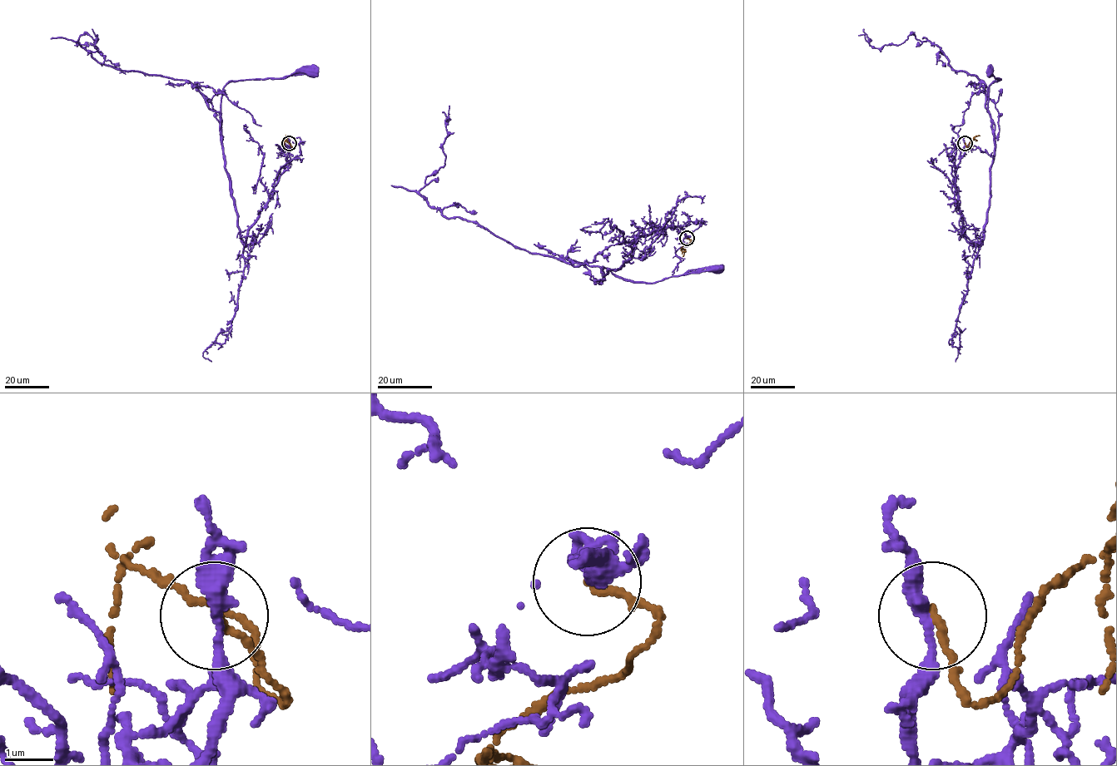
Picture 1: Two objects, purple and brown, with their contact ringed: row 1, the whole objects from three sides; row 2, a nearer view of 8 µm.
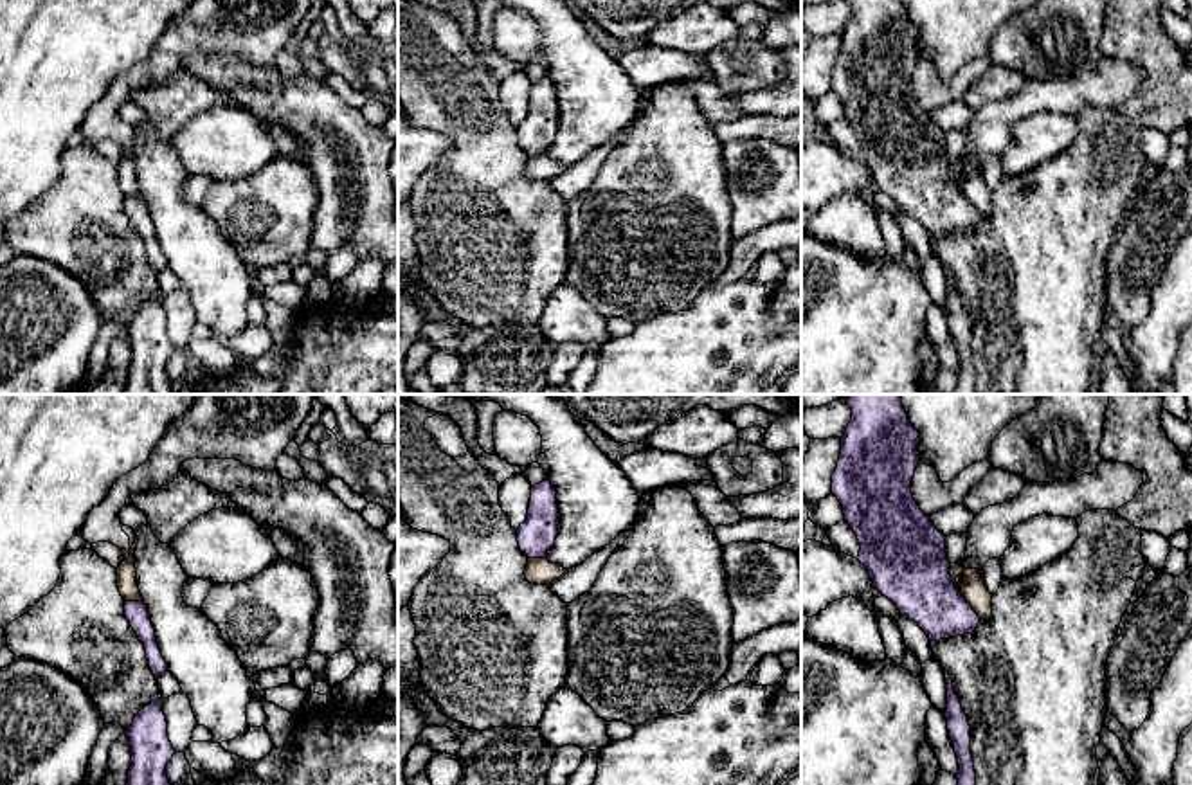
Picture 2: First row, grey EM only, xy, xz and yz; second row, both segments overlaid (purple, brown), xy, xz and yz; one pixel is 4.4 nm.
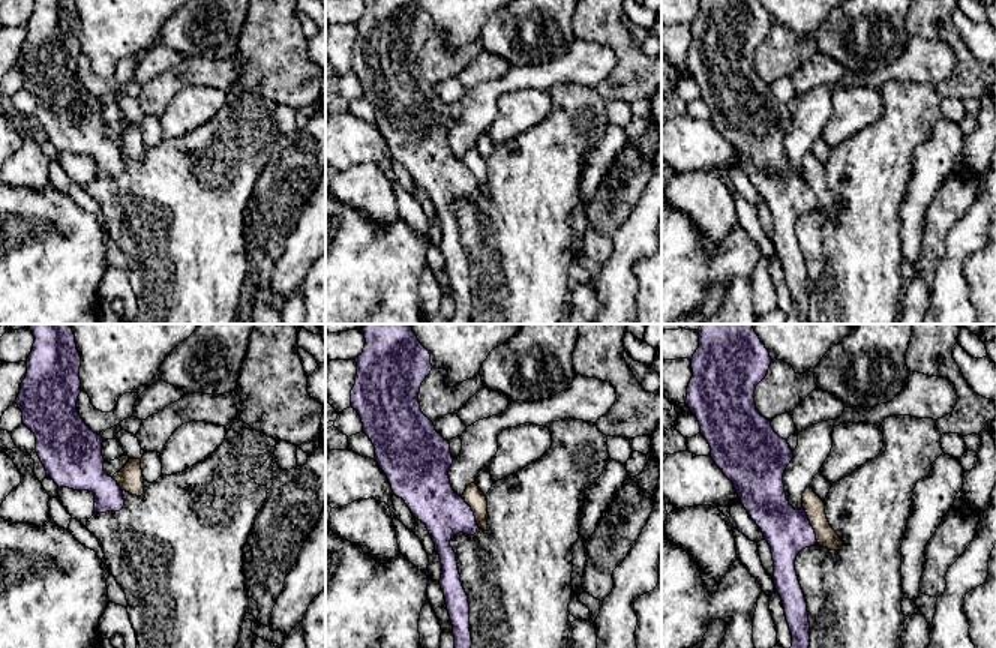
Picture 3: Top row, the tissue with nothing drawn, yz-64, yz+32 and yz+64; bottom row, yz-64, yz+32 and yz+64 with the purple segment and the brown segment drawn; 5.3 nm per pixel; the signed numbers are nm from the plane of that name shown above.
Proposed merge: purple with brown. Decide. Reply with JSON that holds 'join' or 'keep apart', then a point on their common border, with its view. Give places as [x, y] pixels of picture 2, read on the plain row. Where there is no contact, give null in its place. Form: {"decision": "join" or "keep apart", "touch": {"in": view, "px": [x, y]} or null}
{"decision": "keep apart", "touch": {"in": "yz", "px": [969, 202]}}

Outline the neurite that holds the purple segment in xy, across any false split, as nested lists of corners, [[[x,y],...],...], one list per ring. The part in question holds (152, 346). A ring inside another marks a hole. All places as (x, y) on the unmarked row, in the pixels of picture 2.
[[[162,295],[140,306],[128,329],[131,364],[122,394],[175,394],[166,364],[176,349],[167,333]]]

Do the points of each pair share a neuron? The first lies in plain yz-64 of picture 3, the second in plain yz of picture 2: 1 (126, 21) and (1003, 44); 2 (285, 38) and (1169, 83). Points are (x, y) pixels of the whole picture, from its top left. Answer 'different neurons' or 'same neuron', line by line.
1: different neurons
2: same neuron

